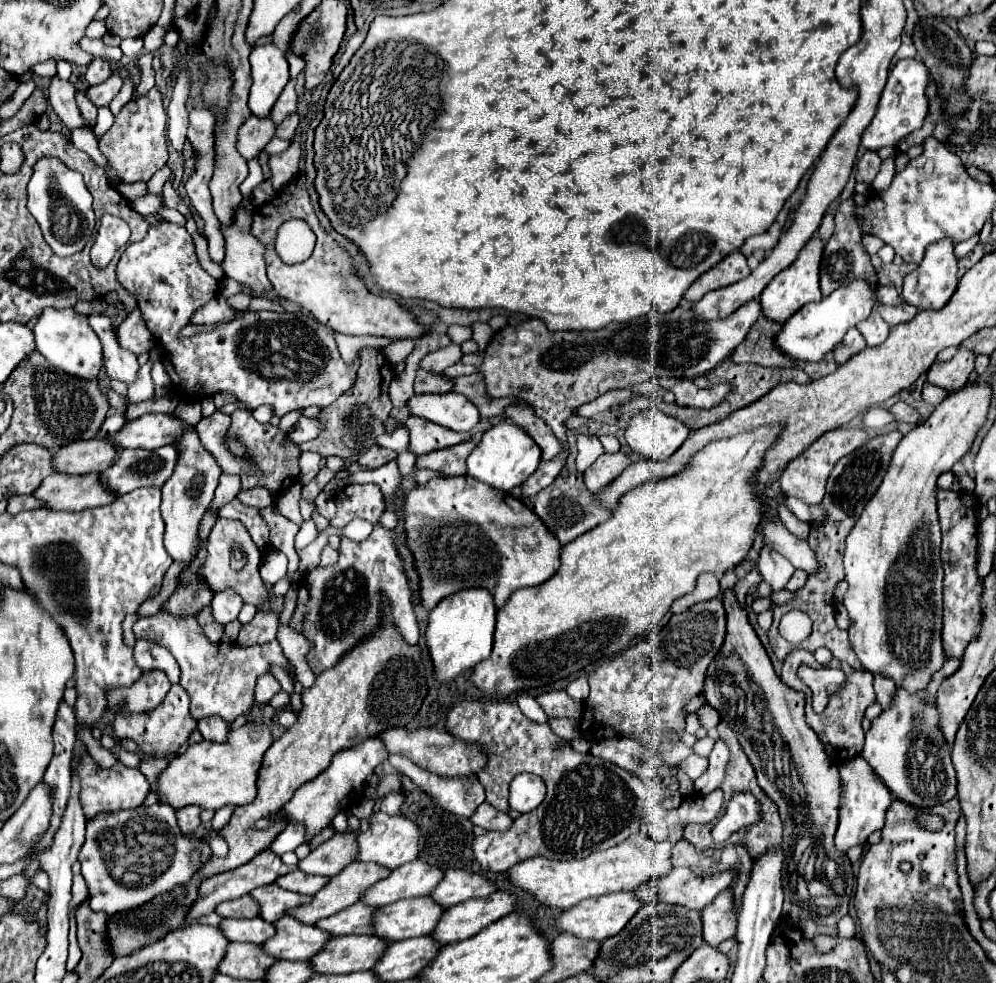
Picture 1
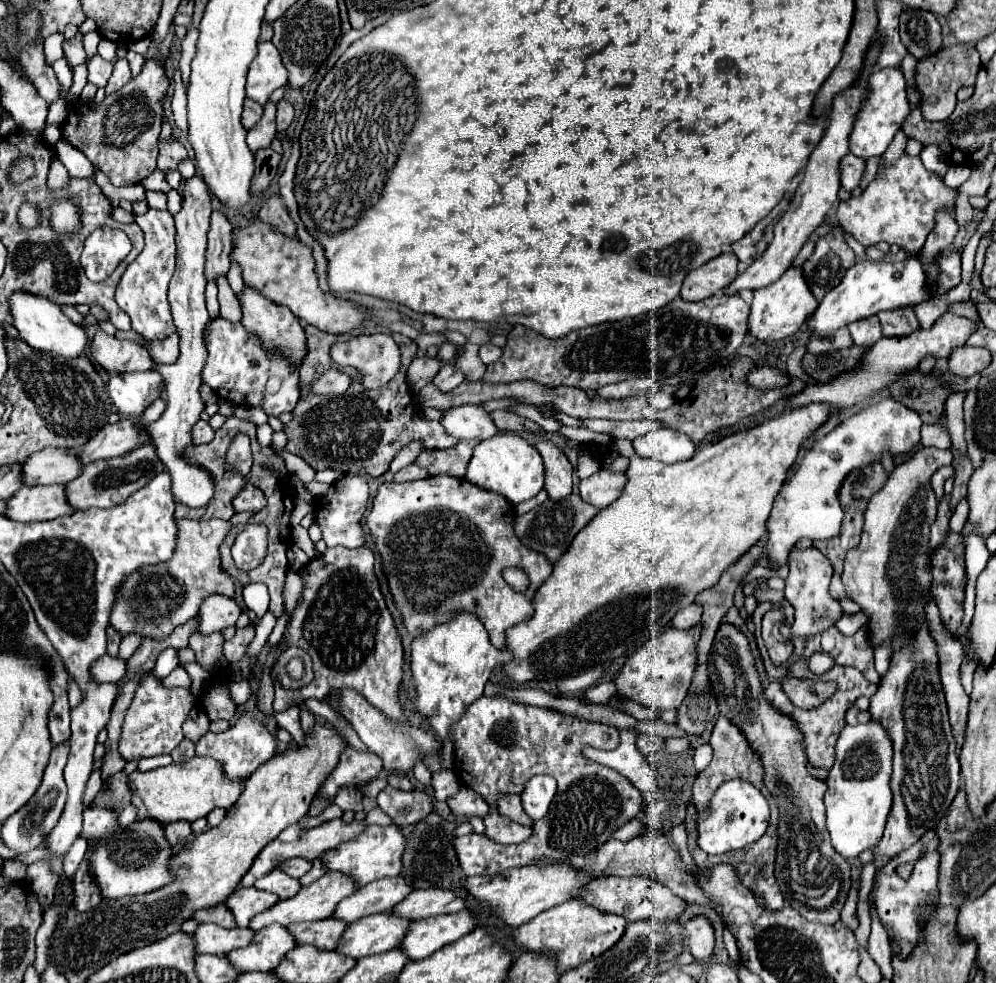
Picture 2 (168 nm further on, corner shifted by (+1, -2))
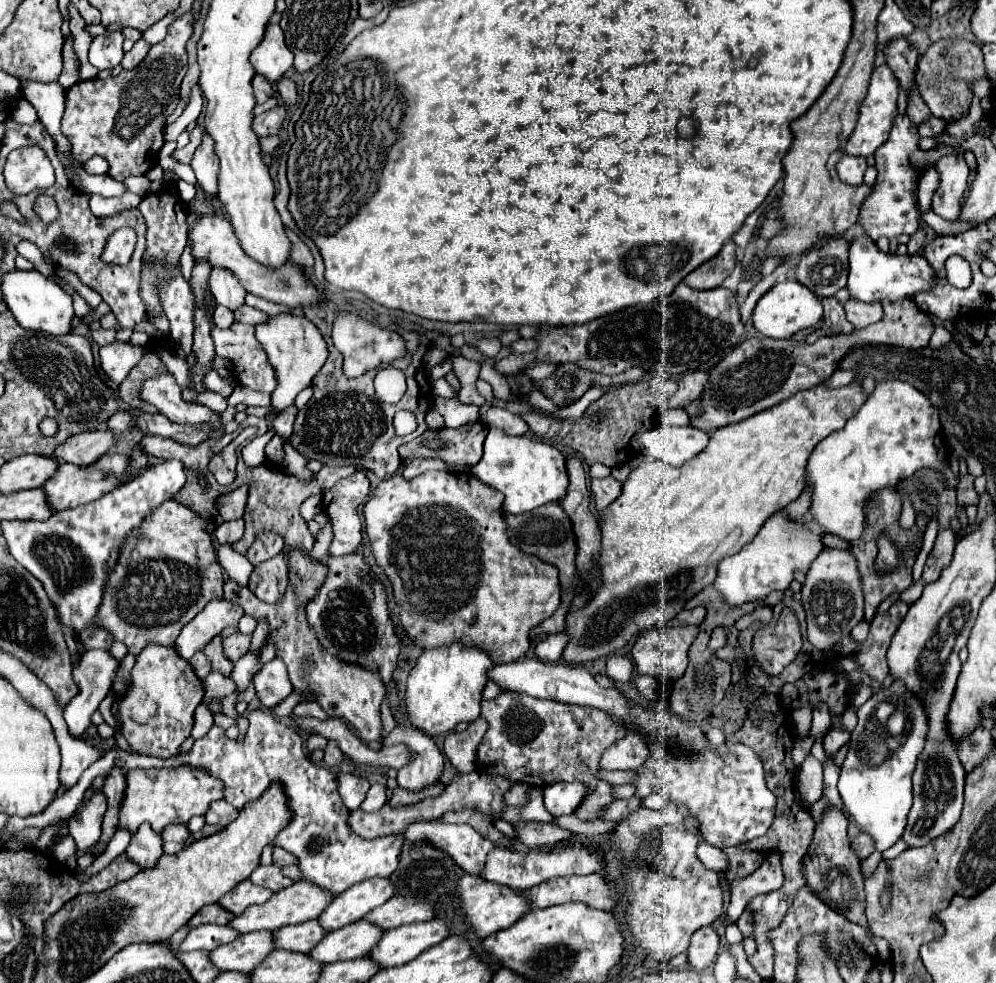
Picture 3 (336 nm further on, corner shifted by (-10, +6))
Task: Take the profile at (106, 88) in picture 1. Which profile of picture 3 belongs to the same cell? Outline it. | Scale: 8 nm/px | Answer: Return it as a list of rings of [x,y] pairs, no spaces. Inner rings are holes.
[[[139,39],[139,41],[133,45],[133,49],[131,49],[129,53],[125,53],[125,57],[123,57],[123,61],[121,61],[121,67],[123,67],[125,71],[135,69],[135,67],[147,57],[149,49],[151,49],[151,45],[149,45],[145,39]]]

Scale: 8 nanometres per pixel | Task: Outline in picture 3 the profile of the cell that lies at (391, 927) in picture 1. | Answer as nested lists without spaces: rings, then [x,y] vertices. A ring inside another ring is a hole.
[[[361,919],[337,931],[327,933],[325,939],[317,947],[313,947],[311,957],[321,963],[335,963],[345,959],[365,957],[381,941],[383,933],[385,931],[379,925],[367,919]]]

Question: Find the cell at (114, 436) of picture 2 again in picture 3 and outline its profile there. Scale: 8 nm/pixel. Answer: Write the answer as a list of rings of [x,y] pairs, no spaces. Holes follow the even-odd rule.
[[[97,429],[73,435],[67,439],[57,451],[53,453],[61,463],[95,463],[99,457],[103,457],[113,447],[113,431],[109,429]]]

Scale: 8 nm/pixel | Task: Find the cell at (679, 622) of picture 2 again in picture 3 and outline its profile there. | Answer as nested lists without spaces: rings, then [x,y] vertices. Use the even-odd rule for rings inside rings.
[[[695,607],[695,609],[683,609],[677,615],[681,625],[701,625],[701,621],[705,619],[705,607]]]

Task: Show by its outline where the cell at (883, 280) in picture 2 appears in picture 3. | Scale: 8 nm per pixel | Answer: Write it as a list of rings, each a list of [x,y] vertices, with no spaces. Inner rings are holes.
[[[867,235],[851,239],[849,247],[849,279],[847,279],[847,291],[851,299],[863,301],[863,303],[875,303],[875,301],[899,301],[899,299],[911,299],[921,291],[929,291],[935,287],[935,271],[931,263],[923,255],[893,255],[883,253],[877,249],[875,241]]]

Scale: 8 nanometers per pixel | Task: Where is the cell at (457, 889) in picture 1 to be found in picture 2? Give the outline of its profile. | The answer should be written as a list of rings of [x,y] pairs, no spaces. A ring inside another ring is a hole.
[[[418,889],[412,891],[398,907],[394,907],[392,915],[408,919],[408,921],[418,921],[426,917],[436,917],[436,915],[448,915],[448,913],[458,913],[462,911],[466,901],[458,899],[452,891],[446,889]]]

